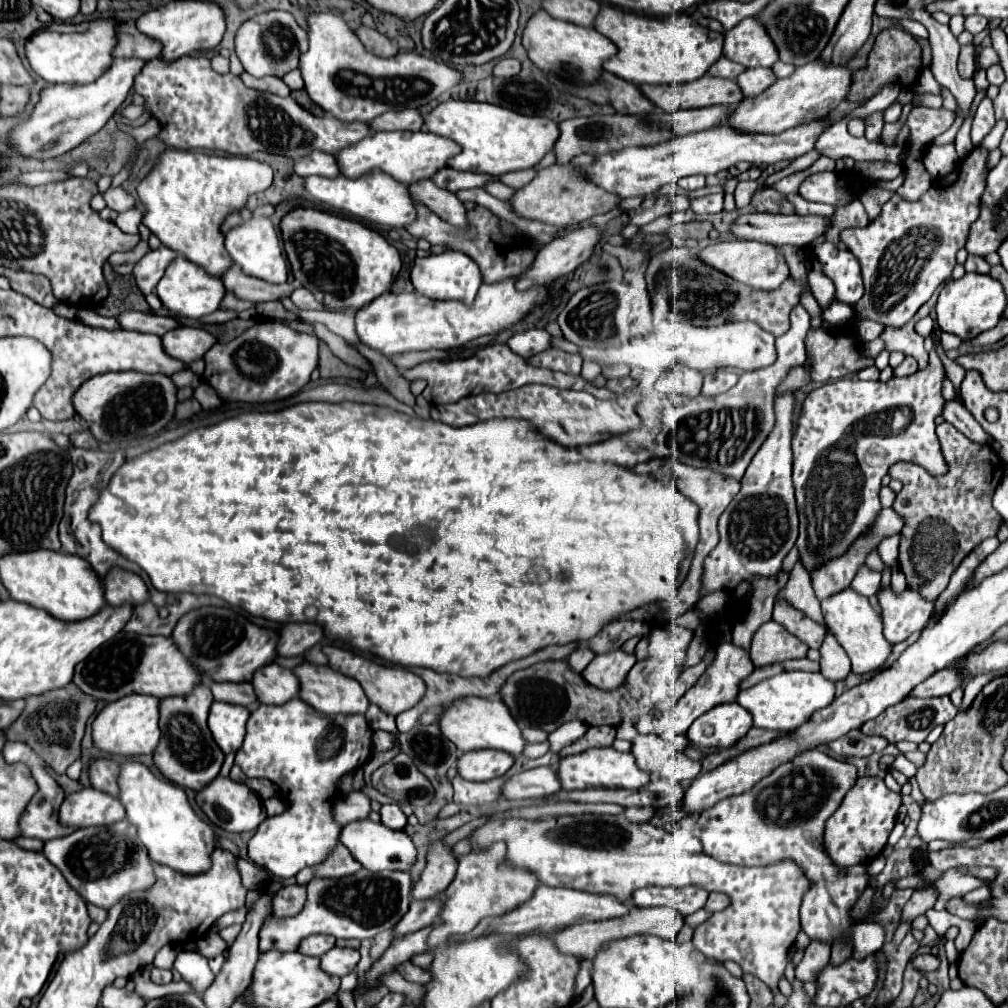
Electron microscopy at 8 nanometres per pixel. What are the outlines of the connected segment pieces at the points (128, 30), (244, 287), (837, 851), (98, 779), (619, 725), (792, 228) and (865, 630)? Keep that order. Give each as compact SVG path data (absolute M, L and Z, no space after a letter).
M124 23L120 27L114 57L140 57L144 61L150 61L160 55L162 55L162 47L156 39L140 33L134 25Z
M232 265L226 271L226 275L222 275L222 283L228 291L236 293L236 297L248 301L280 301L284 297L290 297L292 291L296 289L292 283L272 285L262 279L244 275L238 265Z
M862 777L856 781L856 787L844 797L844 803L838 811L828 819L826 833L824 833L824 847L832 861L840 867L866 863L876 857L896 823L896 813L900 807L900 793L890 791L882 779L878 777Z
M98 759L90 763L90 783L94 789L118 797L120 765L112 759Z
M649 641L649 645L648 645L648 659L645 659L644 661L638 661L636 662L636 664L634 665L634 669L632 669L632 671L630 671L630 675L628 675L628 681L626 681L626 685L624 685L624 687L618 687L618 689L616 689L616 691L596 691L596 687L590 687L590 685L588 685L588 683L584 683L584 679L582 679L582 675L576 675L576 673L574 673L574 671L572 671L572 669L570 669L570 667L568 667L568 663L566 663L566 661L546 661L546 663L536 663L536 665L532 665L532 667L526 667L526 669L520 669L520 671L516 671L516 673L512 673L512 675L510 675L510 677L508 677L508 681L506 681L506 683L504 683L504 687L502 687L502 689L500 689L500 697L502 697L502 701L504 701L504 703L506 703L506 707L508 707L508 709L510 709L510 715L512 715L512 717L514 717L514 721L516 721L516 723L520 723L520 727L538 727L538 729L542 729L542 731L546 731L546 733L552 733L552 731L554 731L554 729L558 729L558 727L560 727L560 725L562 725L562 723L568 723L568 721L574 721L574 719L578 719L578 721L582 721L582 723L584 723L584 725L596 725L596 726L600 726L600 725L608 725L610 727L614 727L616 729L616 737L619 739L623 739L623 740L627 740L627 741L631 741L630 737L629 737L629 733L636 733L636 734L656 734L656 733L640 733L640 725L642 725L642 723L646 723L646 721L650 721L650 719L652 719L652 717L662 717L662 715L664 715L665 710L668 708L673 707L674 705L676 705L676 703L678 702L678 700L685 694L685 692L690 689L692 686L695 685L695 683L697 682L697 679L688 679L688 676L686 677L685 674L680 674L680 671L677 673L676 668L678 669L678 666L682 666L682 665L676 665L676 663L672 663L672 661L668 661L668 659L660 659L660 657L654 657L654 655L652 655L652 653L650 653L650 641Z
M748 213L740 215L732 225L736 239L762 241L776 247L796 245L804 247L824 237L832 219L822 215L772 215L772 213Z
M844 589L840 595L834 595L834 599L824 599L822 603L822 615L824 623L828 627L828 633L836 637L836 641L844 647L852 661L852 673L864 675L870 671L878 671L886 659L892 653L892 645L882 635L882 617L878 611L872 609L870 601L852 589Z

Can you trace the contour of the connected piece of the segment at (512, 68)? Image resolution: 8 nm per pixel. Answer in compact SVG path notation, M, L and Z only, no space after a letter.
M504 57L496 63L494 67L494 75L496 77L514 77L520 71L520 61L512 59L512 57Z

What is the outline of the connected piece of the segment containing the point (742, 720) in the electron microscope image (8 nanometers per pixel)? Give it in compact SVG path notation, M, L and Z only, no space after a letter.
M724 703L704 713L688 729L688 739L700 747L734 747L752 729L752 715L738 703Z

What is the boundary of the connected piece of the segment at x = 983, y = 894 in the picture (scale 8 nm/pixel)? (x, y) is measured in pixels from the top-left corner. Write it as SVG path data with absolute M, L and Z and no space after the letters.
M982 886L974 891L962 897L963 901L968 904L979 903L981 901L987 900L991 897L990 889L988 886Z

